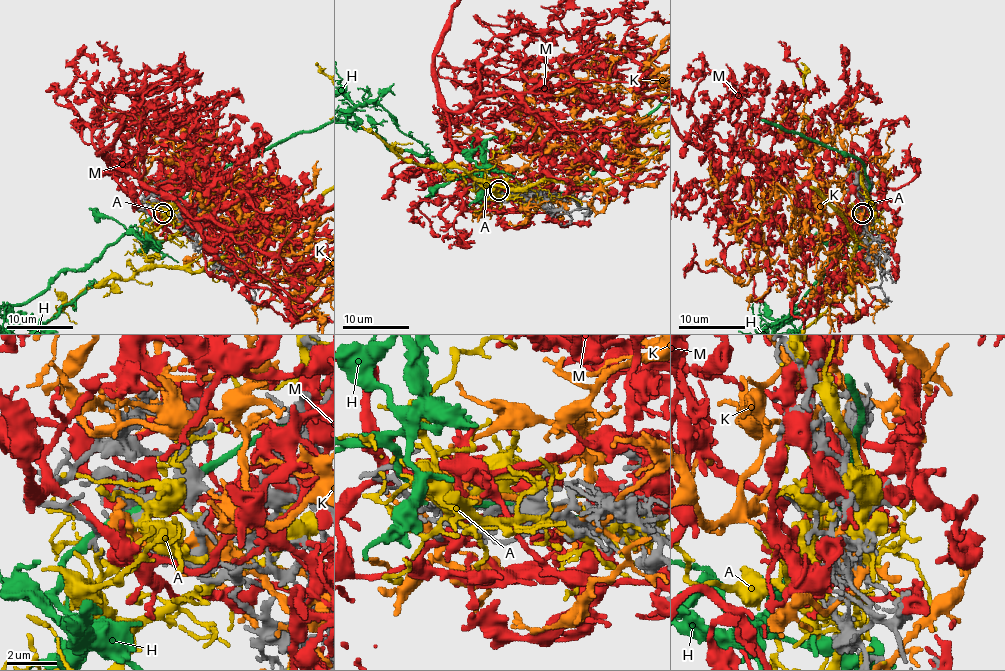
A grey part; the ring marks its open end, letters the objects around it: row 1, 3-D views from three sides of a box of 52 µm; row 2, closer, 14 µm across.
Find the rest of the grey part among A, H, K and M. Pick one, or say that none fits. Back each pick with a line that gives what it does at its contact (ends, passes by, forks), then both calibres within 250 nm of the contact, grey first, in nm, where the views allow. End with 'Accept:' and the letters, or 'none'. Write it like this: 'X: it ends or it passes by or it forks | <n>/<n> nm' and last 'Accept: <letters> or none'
Accept: none

